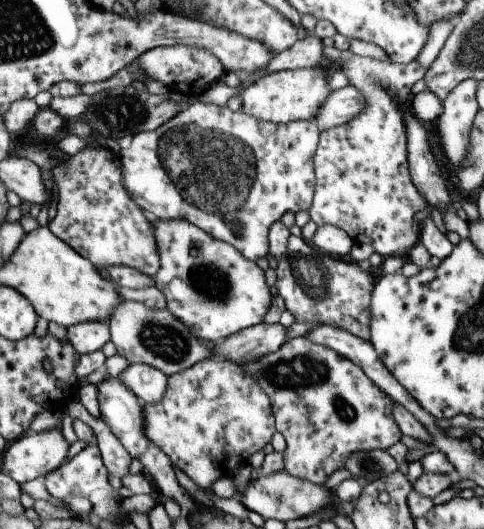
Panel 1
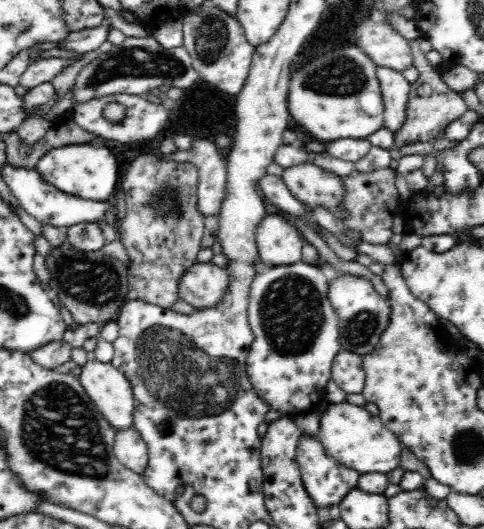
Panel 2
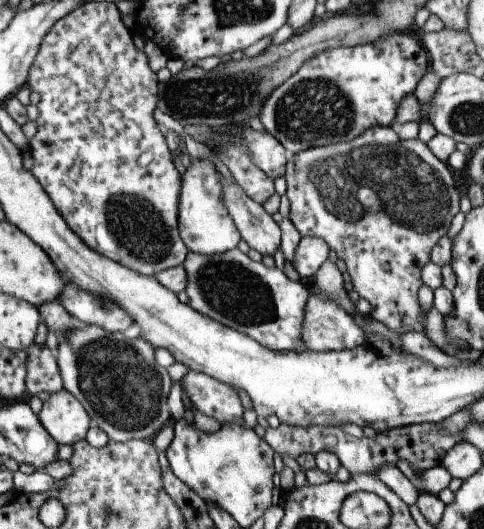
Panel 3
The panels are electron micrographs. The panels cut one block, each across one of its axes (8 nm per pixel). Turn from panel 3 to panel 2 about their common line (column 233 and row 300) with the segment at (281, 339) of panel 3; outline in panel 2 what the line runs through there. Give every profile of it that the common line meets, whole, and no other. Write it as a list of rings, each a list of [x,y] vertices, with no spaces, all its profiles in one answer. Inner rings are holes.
[[[302,260],[289,265],[274,265],[264,274],[257,274],[249,285],[247,298],[249,325],[254,340],[248,354],[248,376],[256,393],[270,408],[295,416],[317,407],[323,400],[326,382],[331,378],[331,362],[341,349],[339,318],[328,298],[328,282],[322,266]]]

